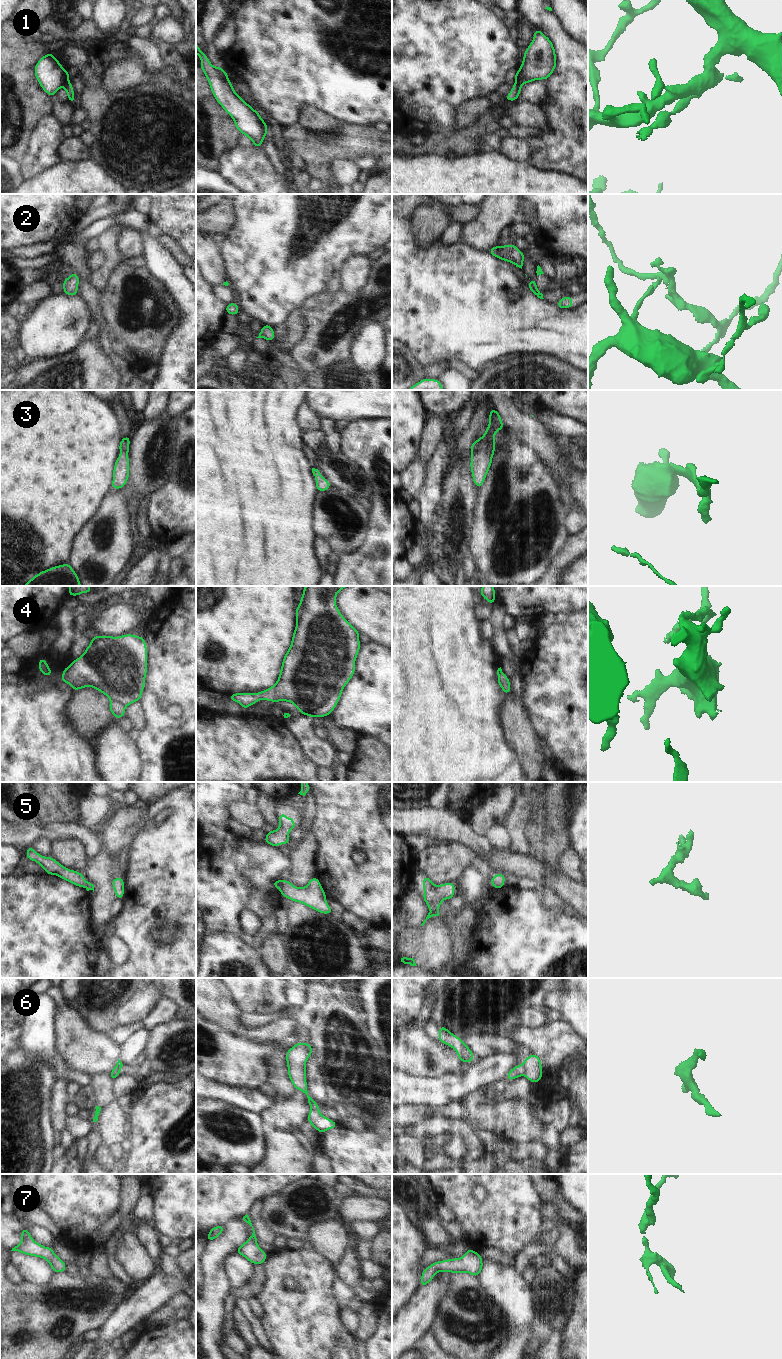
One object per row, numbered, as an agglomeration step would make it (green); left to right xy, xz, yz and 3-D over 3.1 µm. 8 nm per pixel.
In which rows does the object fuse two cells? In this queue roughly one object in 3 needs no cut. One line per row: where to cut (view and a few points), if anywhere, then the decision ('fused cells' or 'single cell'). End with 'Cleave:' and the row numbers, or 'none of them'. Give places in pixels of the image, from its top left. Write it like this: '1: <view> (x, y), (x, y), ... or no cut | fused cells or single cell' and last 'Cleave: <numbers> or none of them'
1: xy (68, 80), (63, 86) | fused cells
2: yz (533, 279), (535, 282) | fused cells
3: no cut | single cell
4: no cut | single cell
5: no cut | single cell
6: yz (522, 1064), (524, 1073) | fused cells
7: no cut | single cell
Cleave: 1, 2, 6

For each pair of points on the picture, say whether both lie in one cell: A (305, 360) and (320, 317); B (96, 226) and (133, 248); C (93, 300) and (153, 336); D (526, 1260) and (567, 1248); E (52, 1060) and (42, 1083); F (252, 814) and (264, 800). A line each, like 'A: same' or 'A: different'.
A: same
B: different
C: different
D: same
E: different
F: different

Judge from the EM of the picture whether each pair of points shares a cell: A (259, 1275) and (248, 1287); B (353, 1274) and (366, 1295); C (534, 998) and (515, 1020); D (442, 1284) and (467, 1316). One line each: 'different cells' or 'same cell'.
A: same cell
B: same cell
C: same cell
D: different cells

